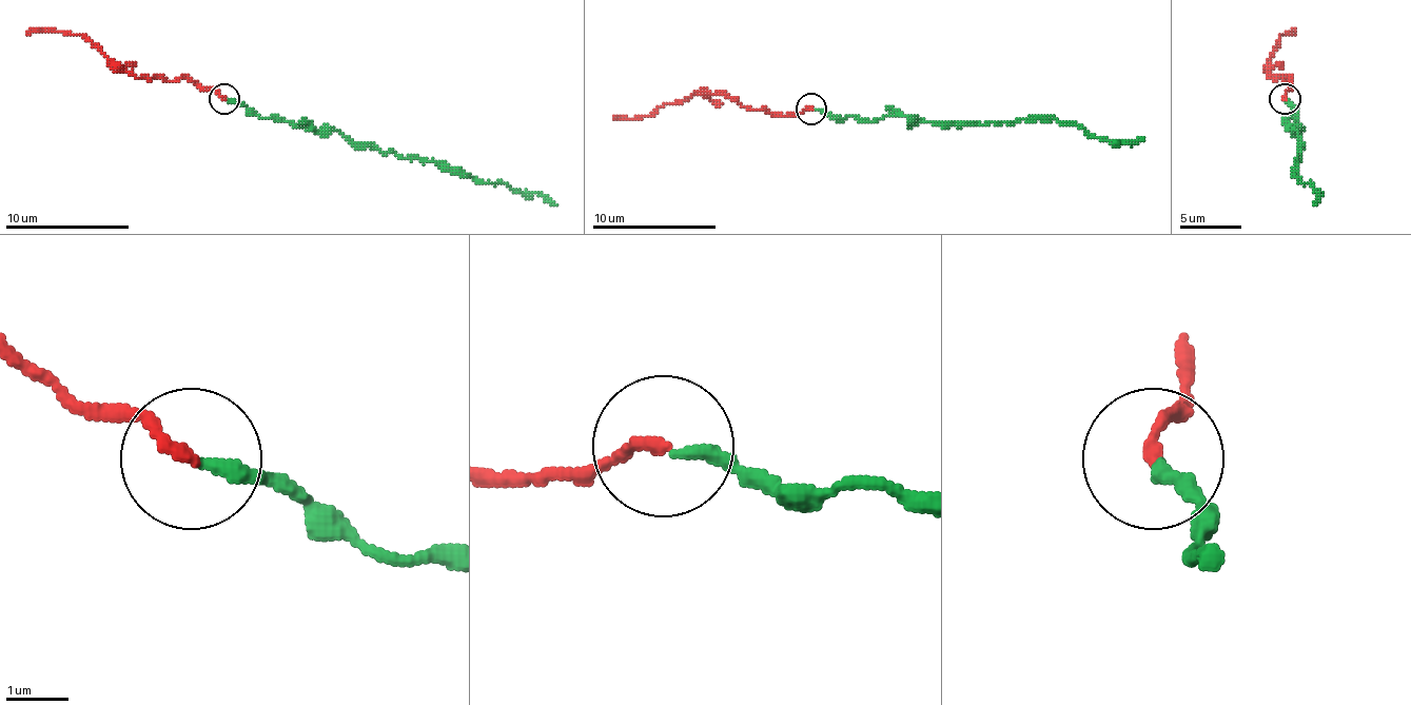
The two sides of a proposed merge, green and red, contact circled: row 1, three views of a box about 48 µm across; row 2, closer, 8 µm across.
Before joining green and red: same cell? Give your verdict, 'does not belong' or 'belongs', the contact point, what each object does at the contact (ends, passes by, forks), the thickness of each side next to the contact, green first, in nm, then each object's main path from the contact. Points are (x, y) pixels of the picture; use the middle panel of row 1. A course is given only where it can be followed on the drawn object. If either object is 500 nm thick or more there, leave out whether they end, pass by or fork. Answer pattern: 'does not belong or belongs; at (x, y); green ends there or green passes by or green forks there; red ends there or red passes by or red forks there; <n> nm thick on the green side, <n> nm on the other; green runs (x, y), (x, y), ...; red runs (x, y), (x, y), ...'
belongs; at (811, 109); green ends there; red ends there; 200 nm thick on the green side, 190 nm on the other; green runs (811, 110), (846, 119), (918, 116), (971, 125), (1047, 119), (1081, 125), (1110, 143), (1129, 143), (1143, 137); red runs (811, 110), (778, 116), (728, 97), (706, 94), (666, 103), (647, 116), (613, 116)

